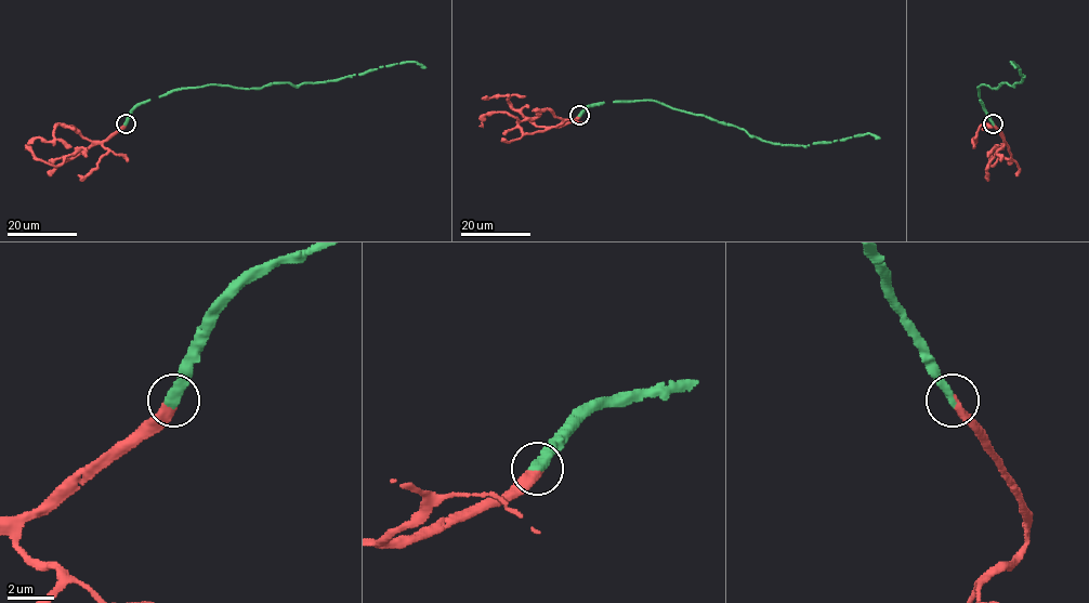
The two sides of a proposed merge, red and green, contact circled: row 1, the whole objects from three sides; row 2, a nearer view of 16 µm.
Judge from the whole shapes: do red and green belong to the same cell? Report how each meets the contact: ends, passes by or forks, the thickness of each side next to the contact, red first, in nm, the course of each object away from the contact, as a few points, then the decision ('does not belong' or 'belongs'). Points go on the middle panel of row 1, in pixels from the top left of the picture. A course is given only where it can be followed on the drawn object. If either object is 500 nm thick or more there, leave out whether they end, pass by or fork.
red ends; green ends; calibres 400 and 460 nm; course red (579, 115), (559, 127), (525, 133), (515, 118), (507, 114), (487, 114), (483, 126), (479, 126); course green (579, 115), (595, 105), (653, 100), (783, 145), (809, 146), (871, 133), (879, 138); belongs

